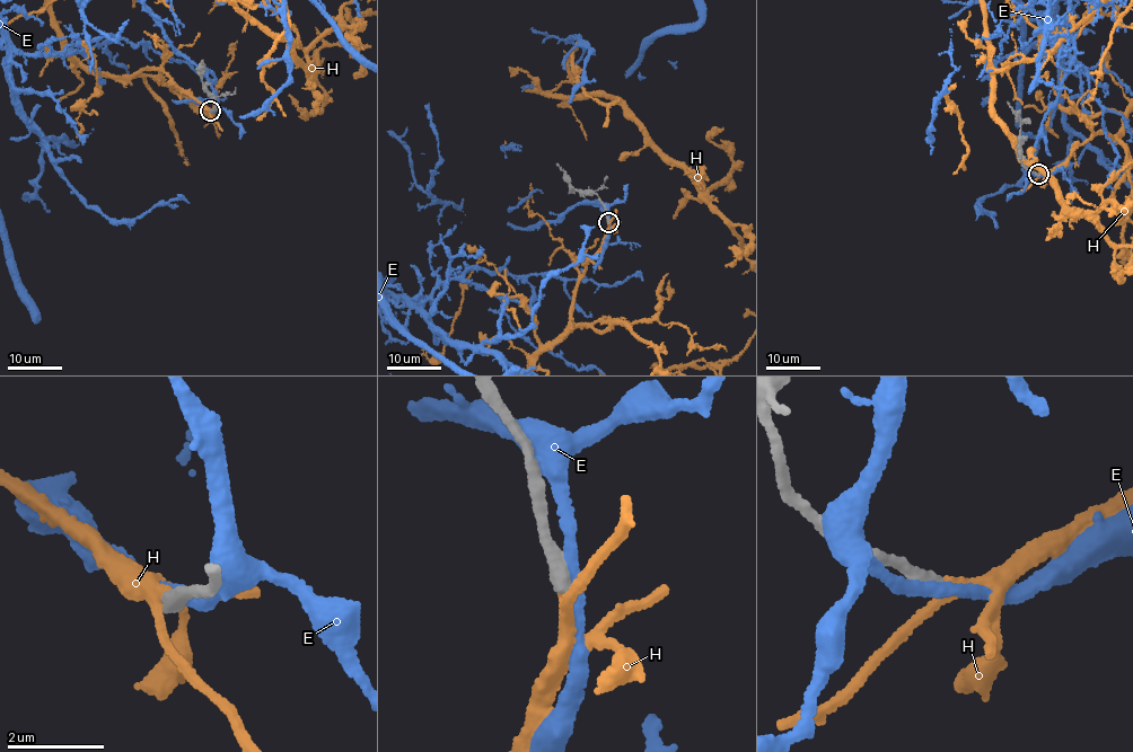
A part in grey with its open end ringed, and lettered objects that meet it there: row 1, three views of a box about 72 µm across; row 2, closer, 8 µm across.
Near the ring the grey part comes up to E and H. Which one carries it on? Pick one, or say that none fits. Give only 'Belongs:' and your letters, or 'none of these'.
Belongs: H

